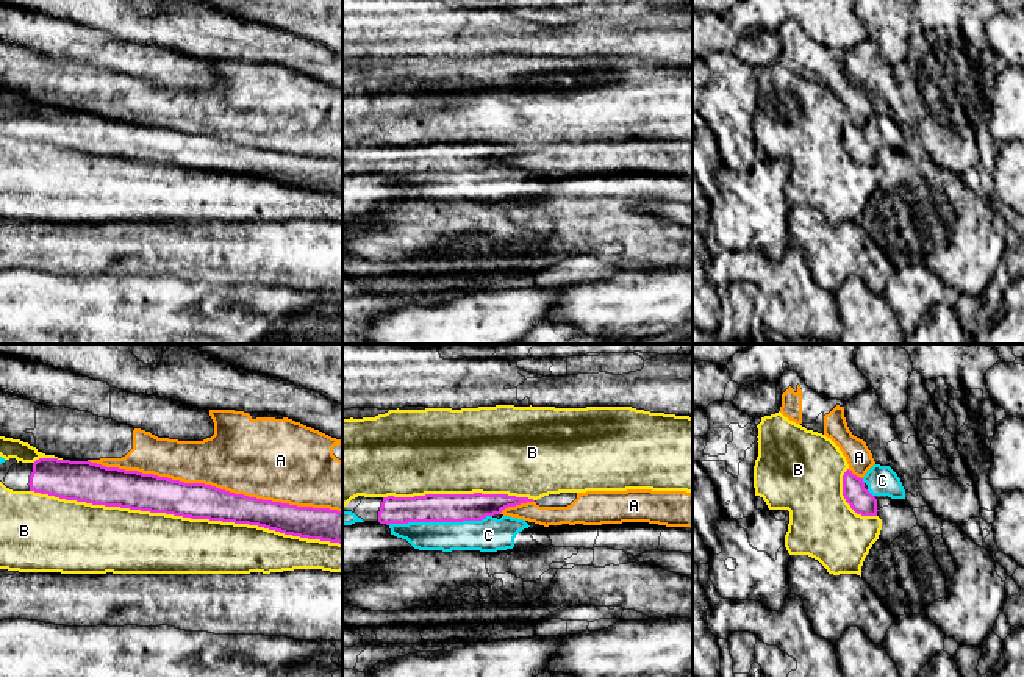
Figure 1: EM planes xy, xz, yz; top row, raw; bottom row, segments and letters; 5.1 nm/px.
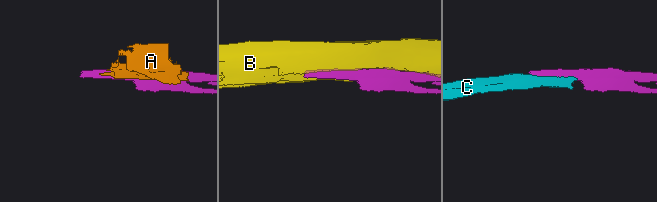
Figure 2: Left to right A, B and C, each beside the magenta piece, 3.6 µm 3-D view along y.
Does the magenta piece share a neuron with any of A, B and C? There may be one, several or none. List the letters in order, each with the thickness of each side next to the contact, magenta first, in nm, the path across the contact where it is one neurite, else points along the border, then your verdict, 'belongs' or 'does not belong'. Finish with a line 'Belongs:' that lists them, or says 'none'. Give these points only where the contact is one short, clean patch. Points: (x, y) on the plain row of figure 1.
A: 190/400 nm | does not belong
B: 190/320 nm | does not belong
C: 140/170 nm | belongs
Belongs: C

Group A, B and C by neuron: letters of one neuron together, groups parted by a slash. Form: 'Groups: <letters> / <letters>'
Groups: A / B / C

